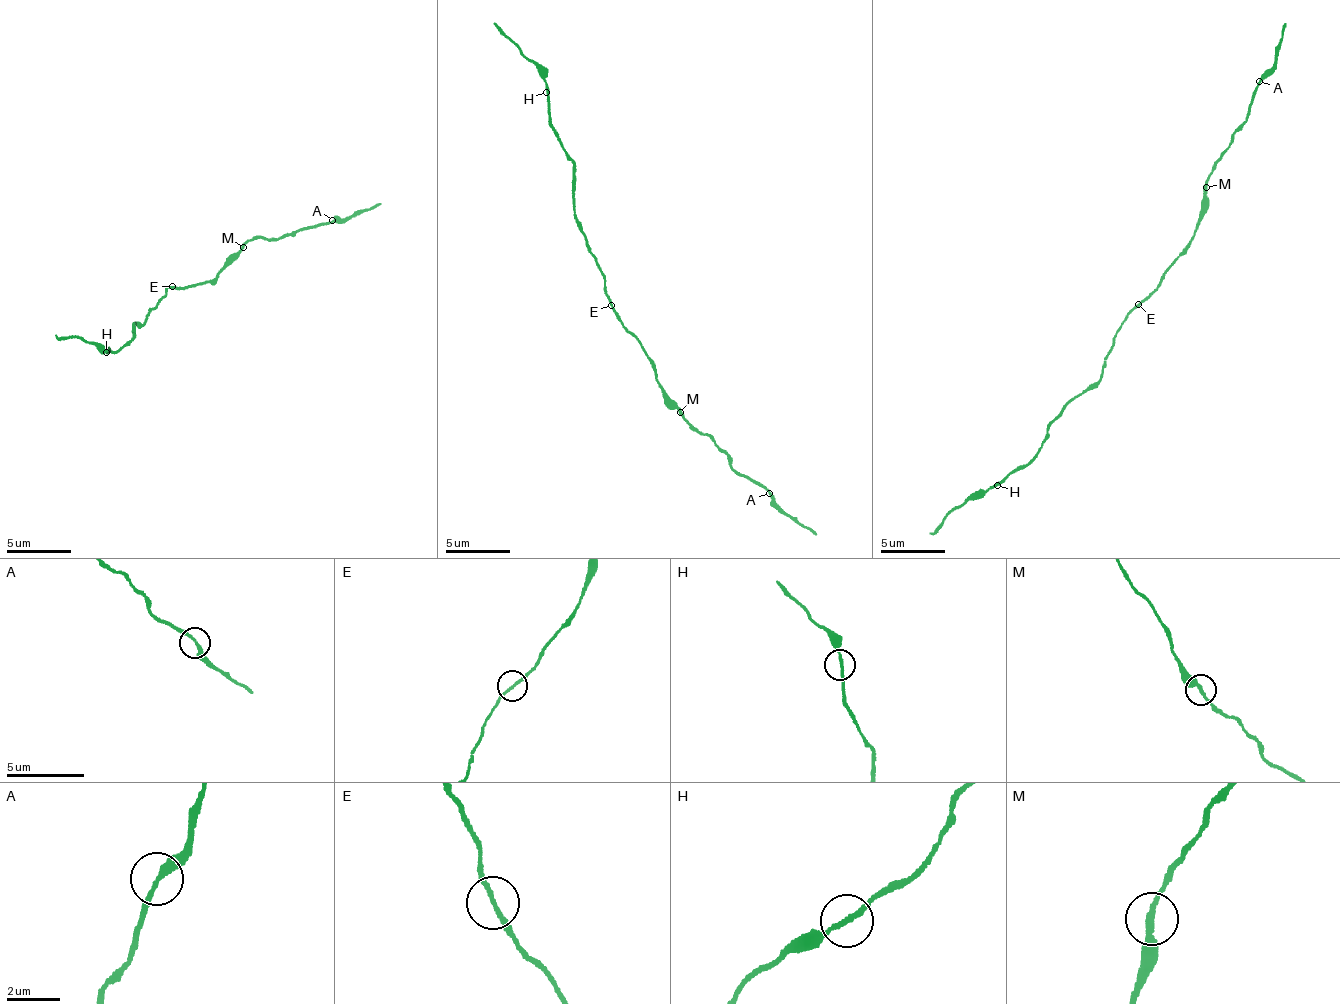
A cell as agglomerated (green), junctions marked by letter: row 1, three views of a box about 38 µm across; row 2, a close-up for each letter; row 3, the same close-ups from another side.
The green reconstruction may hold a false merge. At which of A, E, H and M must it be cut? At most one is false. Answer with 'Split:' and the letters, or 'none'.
Split: none

